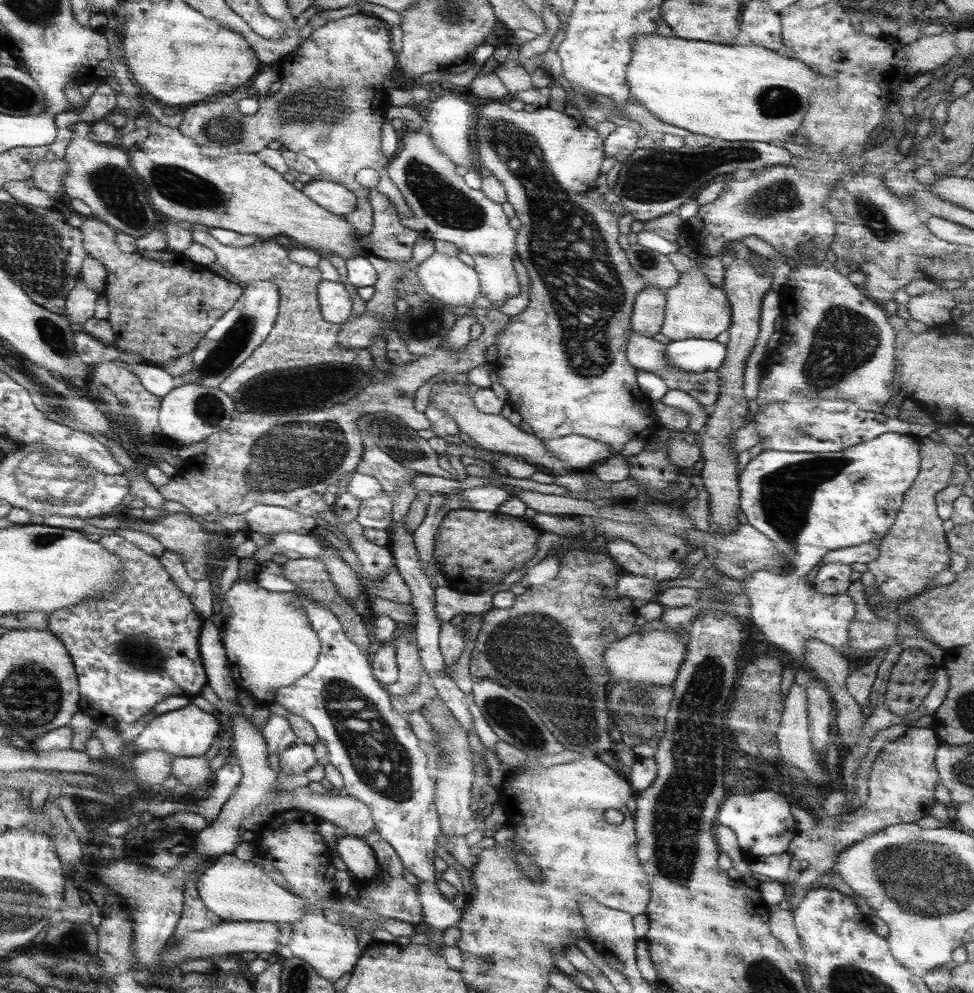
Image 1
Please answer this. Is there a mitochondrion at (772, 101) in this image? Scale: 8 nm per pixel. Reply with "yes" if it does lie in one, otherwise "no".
yes

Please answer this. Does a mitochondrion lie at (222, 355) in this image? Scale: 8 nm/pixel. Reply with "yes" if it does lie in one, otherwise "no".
yes

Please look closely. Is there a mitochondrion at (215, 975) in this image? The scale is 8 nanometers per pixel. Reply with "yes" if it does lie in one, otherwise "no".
no

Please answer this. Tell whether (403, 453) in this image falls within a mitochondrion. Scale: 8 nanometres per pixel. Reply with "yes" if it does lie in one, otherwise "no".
yes

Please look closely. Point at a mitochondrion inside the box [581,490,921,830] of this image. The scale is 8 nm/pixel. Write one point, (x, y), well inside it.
(636, 708)

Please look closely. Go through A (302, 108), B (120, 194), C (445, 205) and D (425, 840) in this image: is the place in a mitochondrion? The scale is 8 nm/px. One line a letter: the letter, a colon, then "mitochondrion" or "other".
A: mitochondrion
B: mitochondrion
C: mitochondrion
D: other

